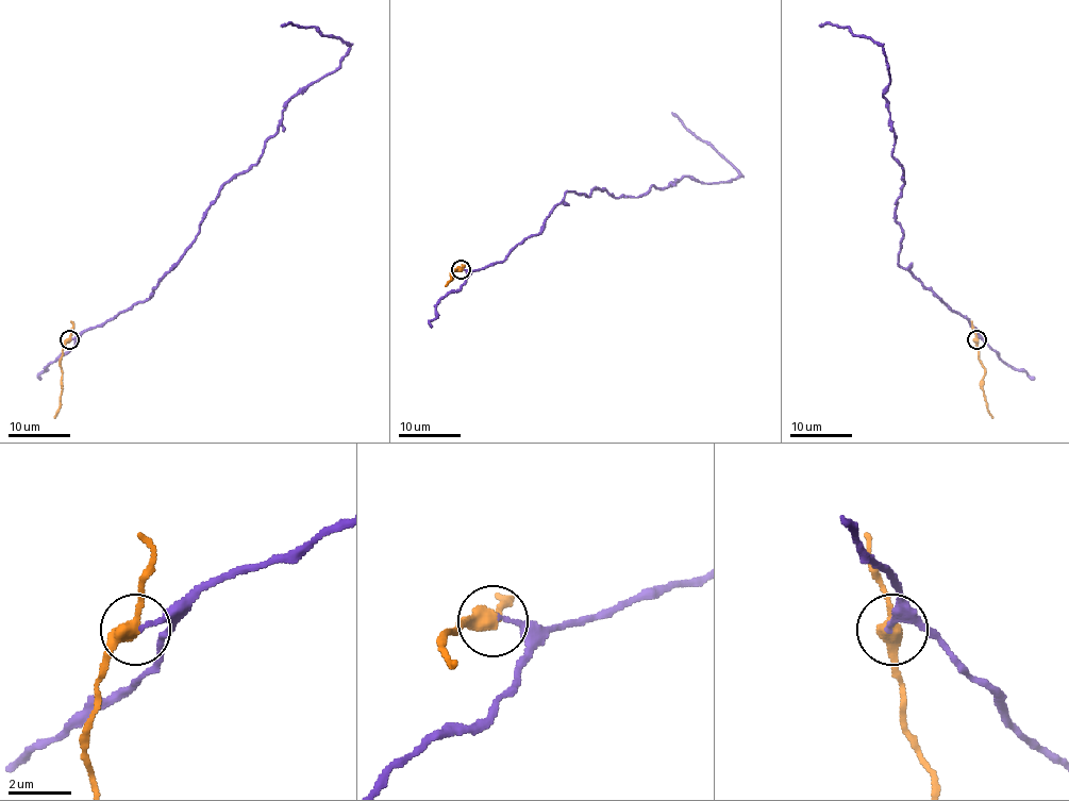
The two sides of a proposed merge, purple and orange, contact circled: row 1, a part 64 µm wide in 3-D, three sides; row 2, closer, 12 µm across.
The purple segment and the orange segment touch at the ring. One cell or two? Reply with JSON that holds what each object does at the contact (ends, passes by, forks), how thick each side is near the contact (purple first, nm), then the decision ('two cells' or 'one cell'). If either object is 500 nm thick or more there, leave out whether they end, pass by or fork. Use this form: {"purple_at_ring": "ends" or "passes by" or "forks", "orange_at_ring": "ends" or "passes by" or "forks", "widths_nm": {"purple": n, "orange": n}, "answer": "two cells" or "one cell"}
{"purple_at_ring": "ends", "orange_at_ring": "passes by", "widths_nm": {"purple": 130, "orange": 400}, "answer": "two cells"}

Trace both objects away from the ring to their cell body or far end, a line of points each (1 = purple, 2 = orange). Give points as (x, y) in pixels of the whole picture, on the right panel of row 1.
1: (976, 340), (967, 320), (899, 264), (903, 169), (882, 47), (848, 27), (819, 26)
2: (976, 340), (979, 357), (985, 369), (982, 385), (985, 401), (992, 418)

